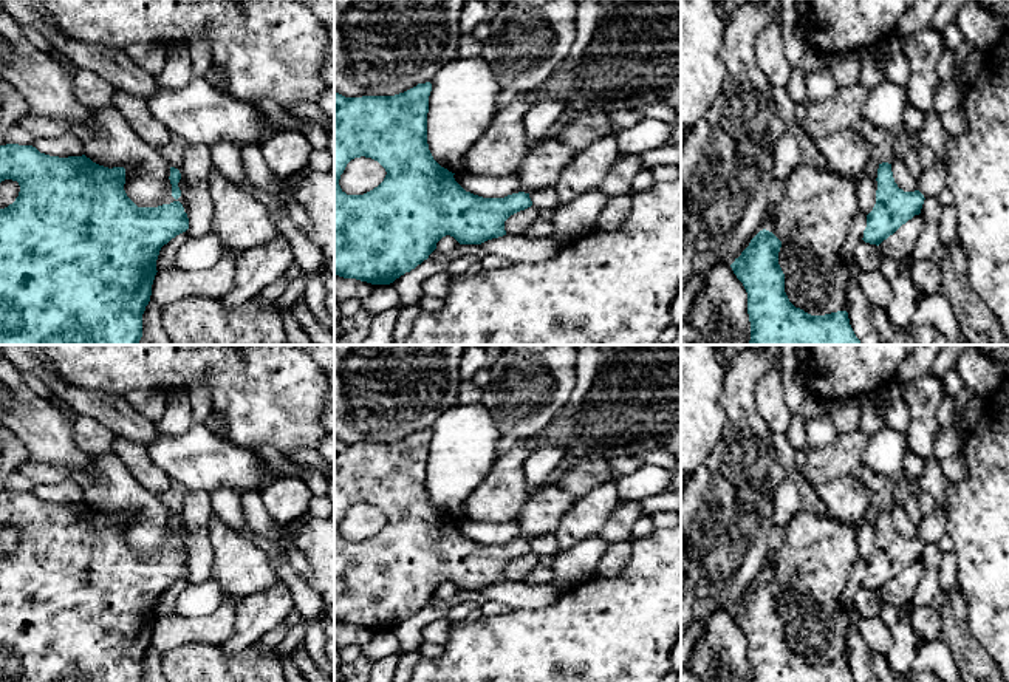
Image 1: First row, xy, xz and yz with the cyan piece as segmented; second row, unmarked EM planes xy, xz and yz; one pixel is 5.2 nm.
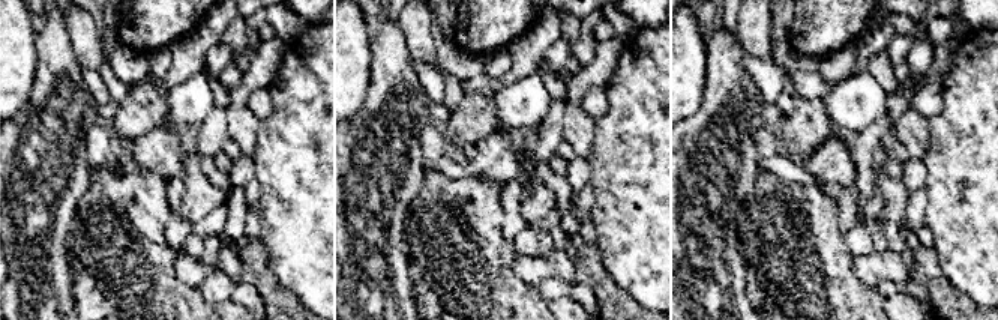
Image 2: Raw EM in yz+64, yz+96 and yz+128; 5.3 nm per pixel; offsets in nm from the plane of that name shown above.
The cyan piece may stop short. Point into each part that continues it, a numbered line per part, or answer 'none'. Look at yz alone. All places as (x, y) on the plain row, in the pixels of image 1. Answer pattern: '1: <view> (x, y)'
none

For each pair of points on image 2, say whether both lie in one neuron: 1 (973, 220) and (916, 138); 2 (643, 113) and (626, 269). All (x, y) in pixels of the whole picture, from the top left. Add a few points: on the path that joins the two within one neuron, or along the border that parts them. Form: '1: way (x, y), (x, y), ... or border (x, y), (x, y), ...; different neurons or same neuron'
1: border (929, 119), (929, 147), (922, 158); different neurons
2: way (643, 152), (643, 181), (632, 202), (632, 230); same neuron

